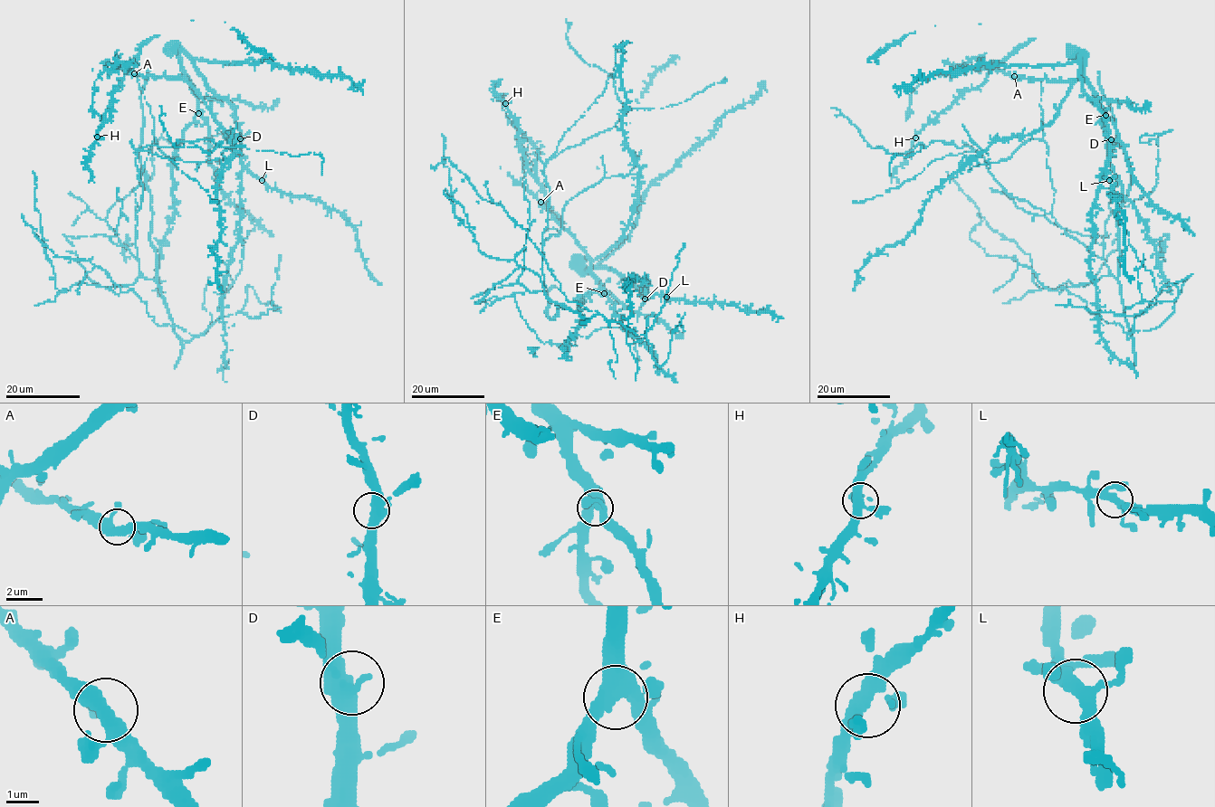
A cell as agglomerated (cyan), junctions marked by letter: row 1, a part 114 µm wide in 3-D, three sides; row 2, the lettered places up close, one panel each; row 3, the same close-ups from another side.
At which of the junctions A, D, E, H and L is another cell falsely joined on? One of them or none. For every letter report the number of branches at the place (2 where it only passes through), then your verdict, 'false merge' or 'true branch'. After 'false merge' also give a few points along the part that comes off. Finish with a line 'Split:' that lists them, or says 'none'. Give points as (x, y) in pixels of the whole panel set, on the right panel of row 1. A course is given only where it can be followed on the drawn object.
A: branches 4; true branch
D: branches 4; true branch
E: branches 4; true branch
H: branches 4; true branch
L: branches 4; true branch
Split: none

